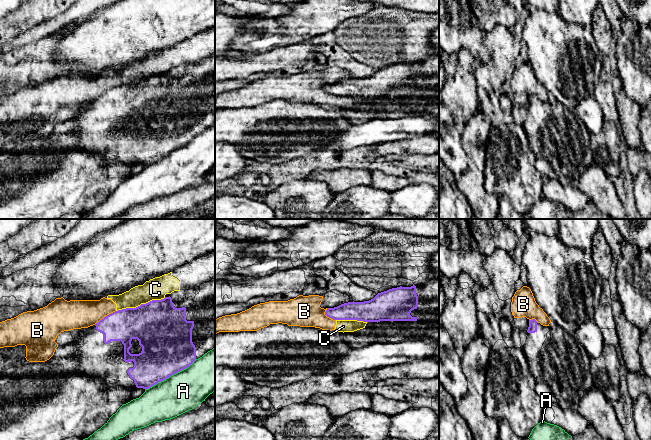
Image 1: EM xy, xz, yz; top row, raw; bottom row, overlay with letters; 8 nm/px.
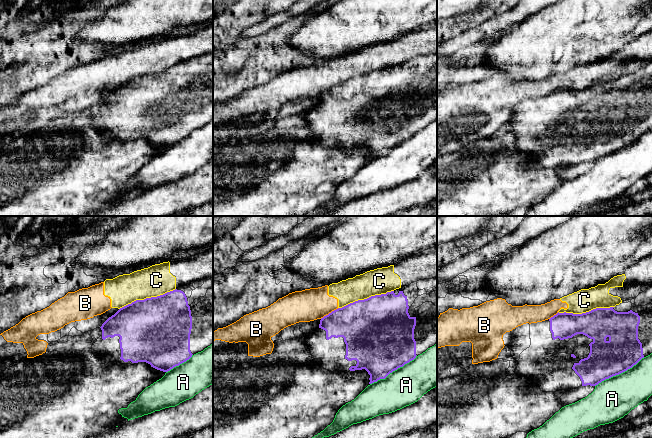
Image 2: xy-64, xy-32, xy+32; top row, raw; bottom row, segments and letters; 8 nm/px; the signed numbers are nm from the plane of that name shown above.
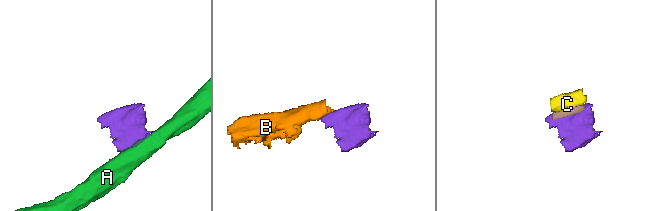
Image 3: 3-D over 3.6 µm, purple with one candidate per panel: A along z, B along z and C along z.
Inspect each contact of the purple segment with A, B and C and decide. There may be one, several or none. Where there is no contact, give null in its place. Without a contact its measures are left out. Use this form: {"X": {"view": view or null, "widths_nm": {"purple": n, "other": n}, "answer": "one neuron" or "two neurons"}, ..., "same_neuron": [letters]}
{"A": {"view": "xy", "widths_nm": {"purple": 420, "other": 320}, "answer": "two neurons"}, "B": {"view": "xy", "widths_nm": {"purple": 260, "other": 240}, "answer": "two neurons"}, "C": {"view": "xy", "widths_nm": {"purple": 400, "other": 180}, "answer": "two neurons"}, "same_neuron": []}

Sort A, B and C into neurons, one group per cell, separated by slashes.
A / B C

